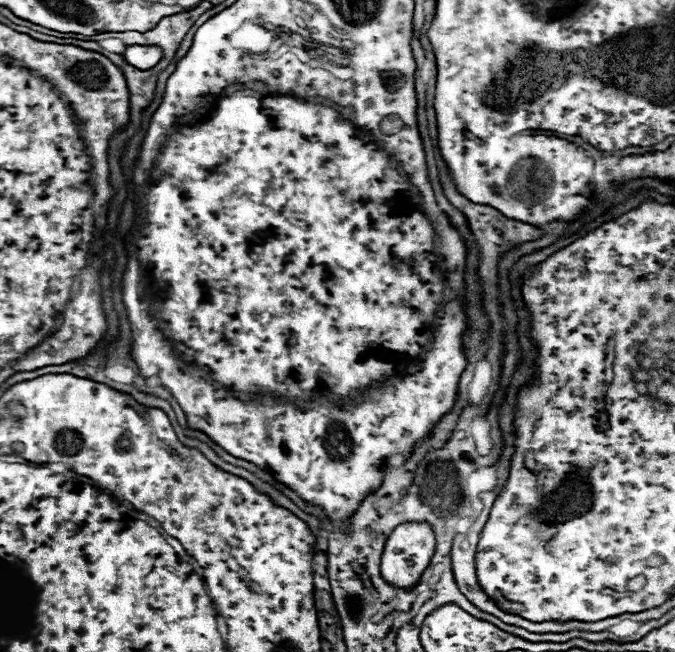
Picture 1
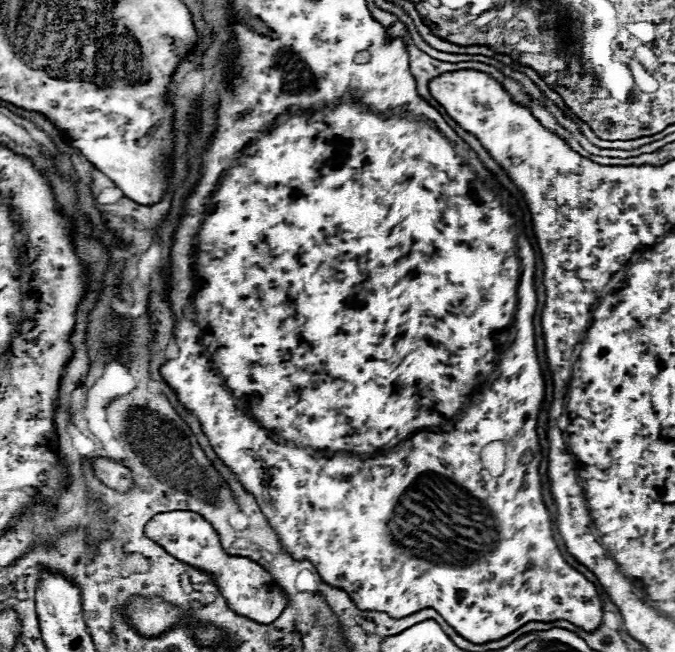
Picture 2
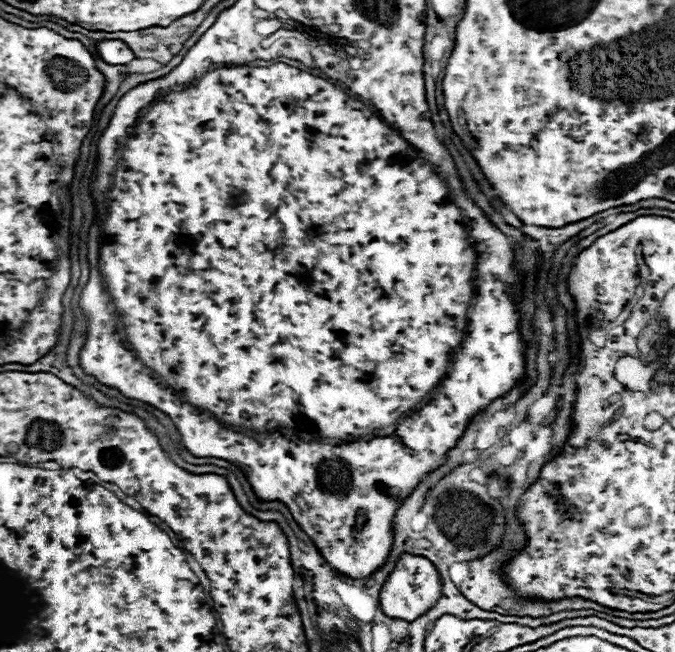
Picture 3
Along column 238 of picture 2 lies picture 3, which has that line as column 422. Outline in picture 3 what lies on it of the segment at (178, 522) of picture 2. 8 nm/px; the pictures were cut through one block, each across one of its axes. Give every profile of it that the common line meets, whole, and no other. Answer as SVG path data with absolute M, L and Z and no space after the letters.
M402 554L400 560L396 562L394 572L390 574L390 578L382 586L380 608L390 618L416 620L424 612L428 612L438 602L440 596L442 596L442 578L438 574L436 566L428 558L424 558L424 556Z

